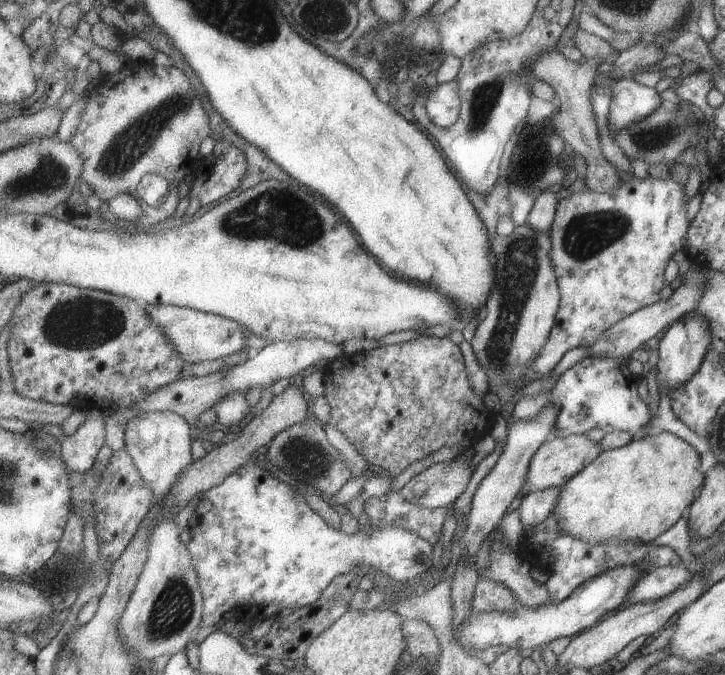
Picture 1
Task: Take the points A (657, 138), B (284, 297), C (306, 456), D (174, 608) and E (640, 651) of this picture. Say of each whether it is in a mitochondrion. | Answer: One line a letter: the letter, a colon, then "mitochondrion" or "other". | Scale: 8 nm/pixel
A: mitochondrion
B: other
C: mitochondrion
D: mitochondrion
E: other

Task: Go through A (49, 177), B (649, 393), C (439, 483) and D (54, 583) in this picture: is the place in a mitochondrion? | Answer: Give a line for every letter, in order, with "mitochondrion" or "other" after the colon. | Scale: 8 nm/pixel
A: mitochondrion
B: other
C: mitochondrion
D: other

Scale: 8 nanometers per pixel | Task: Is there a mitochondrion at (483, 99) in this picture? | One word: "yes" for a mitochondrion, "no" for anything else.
yes

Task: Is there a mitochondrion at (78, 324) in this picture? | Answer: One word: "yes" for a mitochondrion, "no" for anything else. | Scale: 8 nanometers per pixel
yes

